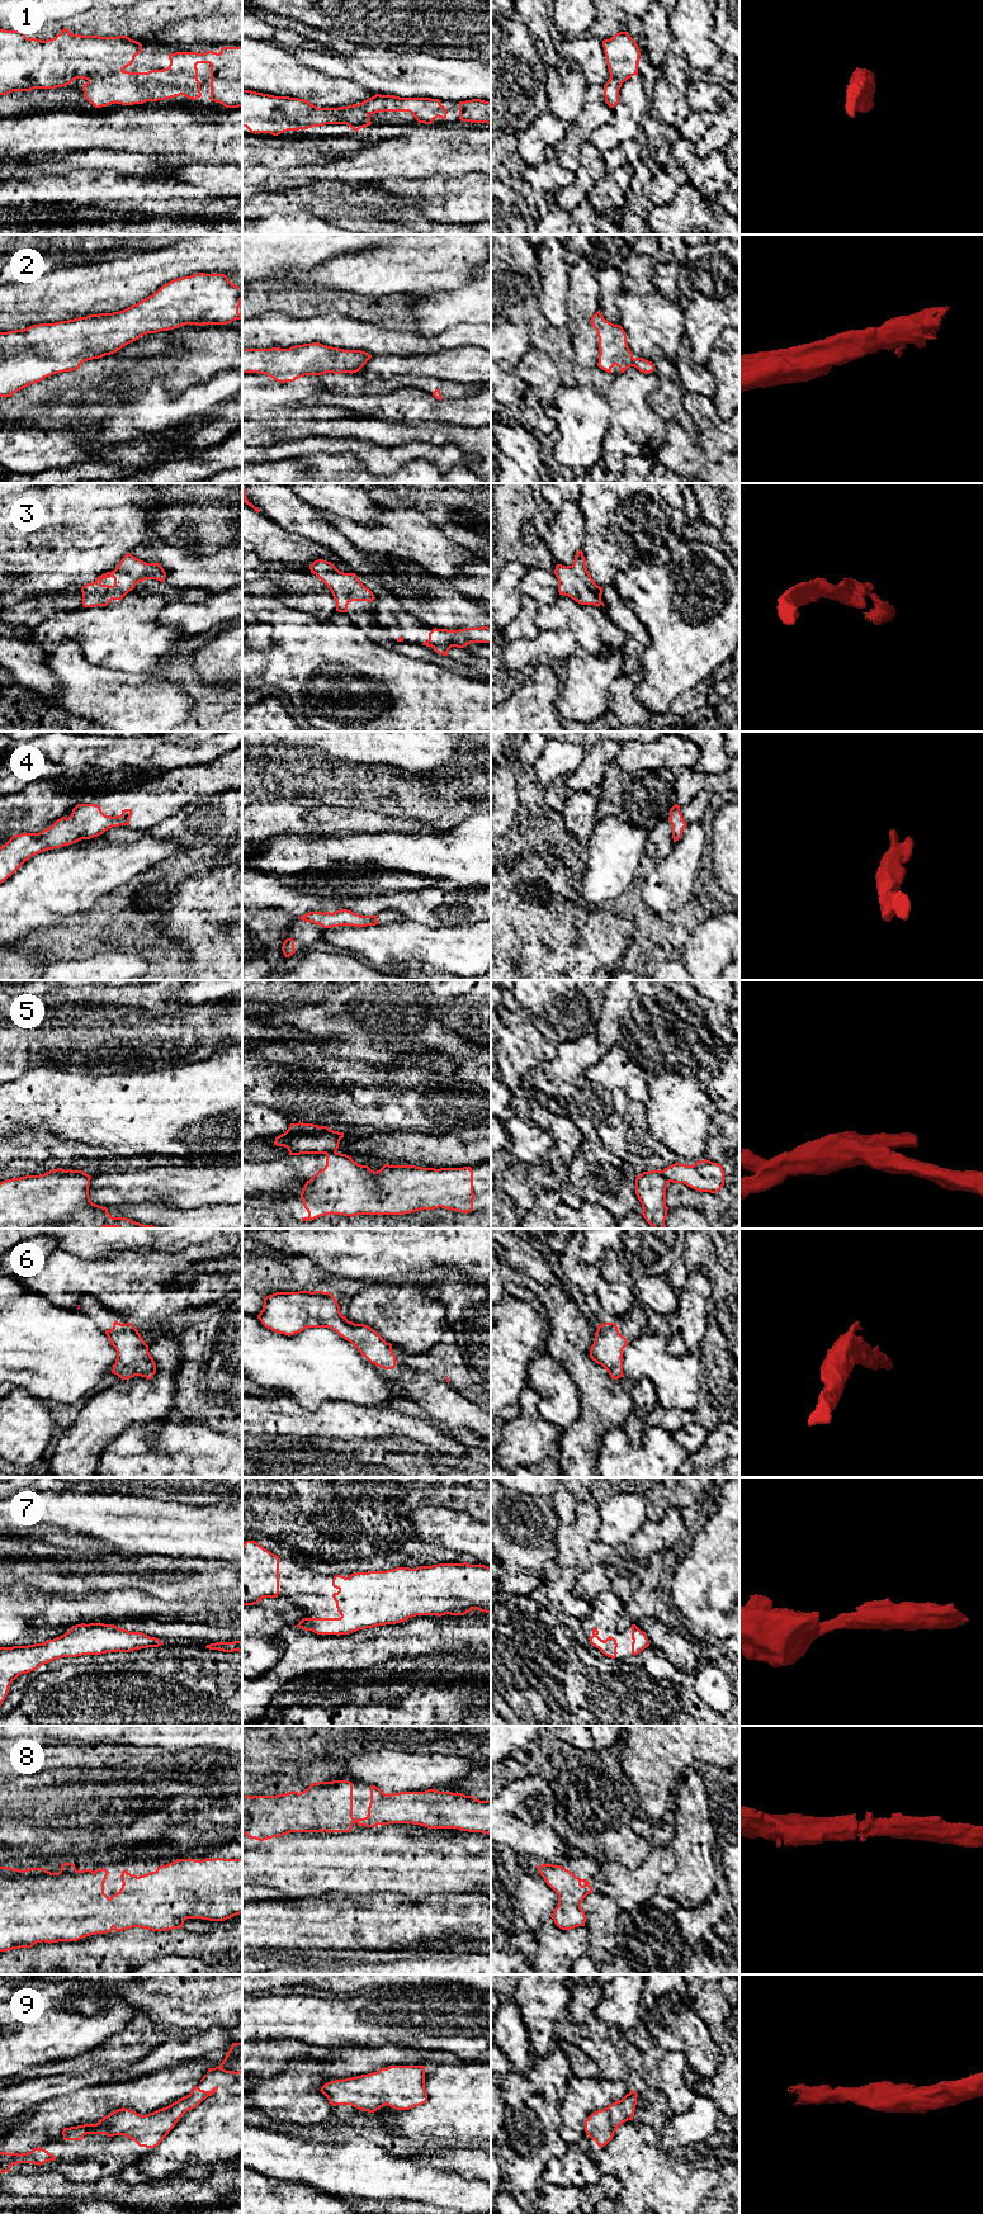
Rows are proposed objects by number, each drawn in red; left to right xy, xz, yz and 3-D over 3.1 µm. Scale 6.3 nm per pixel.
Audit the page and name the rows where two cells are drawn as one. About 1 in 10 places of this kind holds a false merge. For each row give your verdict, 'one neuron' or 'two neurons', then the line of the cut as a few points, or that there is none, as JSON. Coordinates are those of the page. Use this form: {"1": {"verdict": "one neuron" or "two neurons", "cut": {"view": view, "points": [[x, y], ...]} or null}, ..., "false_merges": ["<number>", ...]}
{"1": {"verdict": "one neuron", "cut": null}, "2": {"verdict": "one neuron", "cut": null}, "3": {"verdict": "one neuron", "cut": null}, "4": {"verdict": "one neuron", "cut": null}, "5": {"verdict": "two neurons", "cut": {"view": "yz", "points": [[660, 1171], [669, 1181]]}}, "6": {"verdict": "one neuron", "cut": null}, "7": {"verdict": "one neuron", "cut": null}, "8": {"verdict": "one neuron", "cut": null}, "9": {"verdict": "one neuron", "cut": null}, "false_merges": ["5"]}

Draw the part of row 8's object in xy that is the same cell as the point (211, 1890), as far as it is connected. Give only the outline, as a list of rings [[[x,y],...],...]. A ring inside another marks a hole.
[[[213,1858],[213,1859],[178,1859],[166,1865],[160,1865],[155,1872],[150,1872],[143,1875],[134,1875],[124,1869],[120,1874],[122,1877],[122,1888],[113,1894],[110,1898],[104,1893],[104,1883],[108,1875],[108,1870],[105,1868],[90,1870],[77,1870],[75,1864],[63,1863],[58,1873],[51,1873],[44,1868],[29,1868],[29,1869],[14,1869],[9,1867],[0,1867],[0,1952],[8,1952],[13,1949],[20,1948],[32,1948],[37,1943],[58,1943],[58,1941],[77,1941],[82,1938],[96,1935],[96,1934],[107,1934],[112,1932],[114,1929],[115,1932],[128,1930],[132,1927],[142,1927],[152,1931],[165,1931],[173,1929],[180,1929],[184,1925],[186,1919],[202,1919],[209,1921],[225,1921],[236,1915],[242,1913],[242,1859],[223,1859],[223,1858]]]

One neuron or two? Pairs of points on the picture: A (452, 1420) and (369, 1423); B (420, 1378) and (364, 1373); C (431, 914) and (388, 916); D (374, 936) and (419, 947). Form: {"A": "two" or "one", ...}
{"A": "two", "B": "two", "C": "two", "D": "one"}

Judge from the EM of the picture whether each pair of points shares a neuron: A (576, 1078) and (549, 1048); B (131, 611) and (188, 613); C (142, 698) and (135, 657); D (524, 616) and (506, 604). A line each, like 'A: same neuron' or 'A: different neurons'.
A: same neuron
B: different neurons
C: different neurons
D: different neurons

